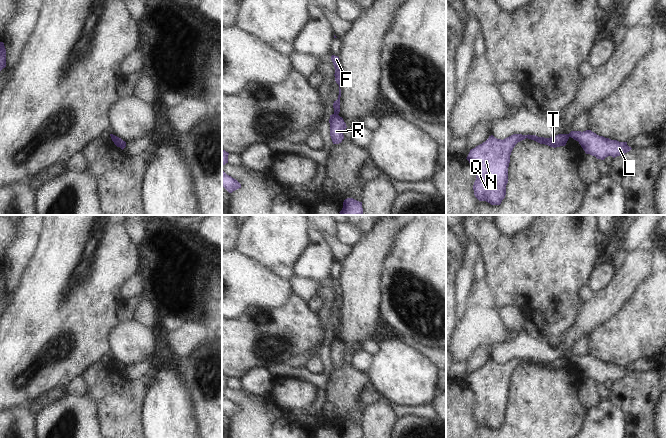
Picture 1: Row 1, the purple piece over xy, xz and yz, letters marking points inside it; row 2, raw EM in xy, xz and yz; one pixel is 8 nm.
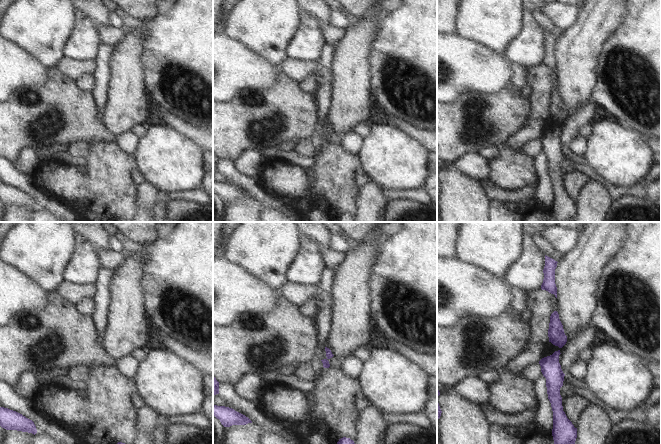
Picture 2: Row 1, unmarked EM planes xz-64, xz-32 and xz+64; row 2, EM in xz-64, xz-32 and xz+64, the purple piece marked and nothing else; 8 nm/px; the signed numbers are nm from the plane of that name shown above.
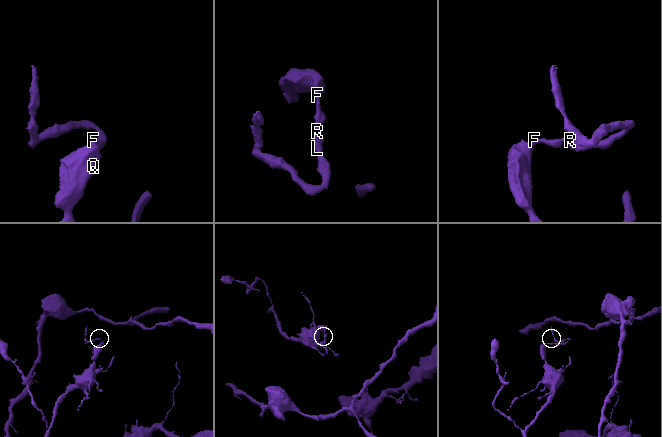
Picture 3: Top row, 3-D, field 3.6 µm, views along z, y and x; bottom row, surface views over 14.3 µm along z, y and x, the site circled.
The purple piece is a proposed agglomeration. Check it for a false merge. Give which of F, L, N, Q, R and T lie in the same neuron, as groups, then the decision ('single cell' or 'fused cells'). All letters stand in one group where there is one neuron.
F N Q T / L R; fused cells

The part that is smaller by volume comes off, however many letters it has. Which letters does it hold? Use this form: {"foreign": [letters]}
{"foreign": ["L", "R"]}

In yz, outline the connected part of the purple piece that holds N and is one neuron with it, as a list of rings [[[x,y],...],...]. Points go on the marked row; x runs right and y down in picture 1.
[[[513,134],[503,140],[491,135],[485,142],[471,149],[466,159],[476,170],[473,190],[479,201],[491,205],[501,204],[506,195],[511,152],[518,142],[526,138],[556,148],[566,145],[569,134],[558,134],[550,138]]]

